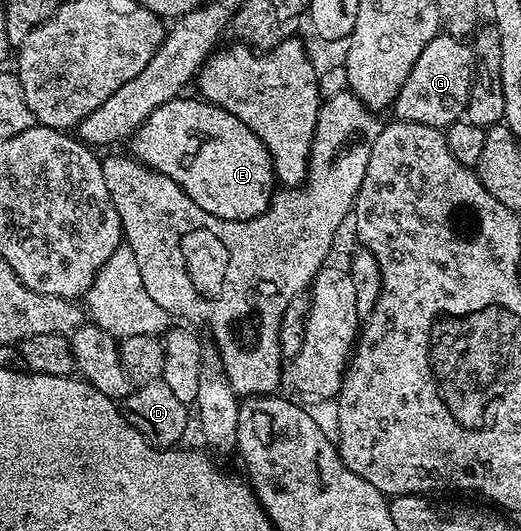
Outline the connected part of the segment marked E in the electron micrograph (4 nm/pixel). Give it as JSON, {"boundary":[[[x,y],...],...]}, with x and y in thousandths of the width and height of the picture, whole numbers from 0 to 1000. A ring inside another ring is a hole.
{"boundary":[[[382,185],[351,186],[309,198],[269,234],[255,264],[267,307],[332,335],[386,395],[426,414],[484,414],[511,399],[524,382],[532,330],[505,264],[430,203]]]}

